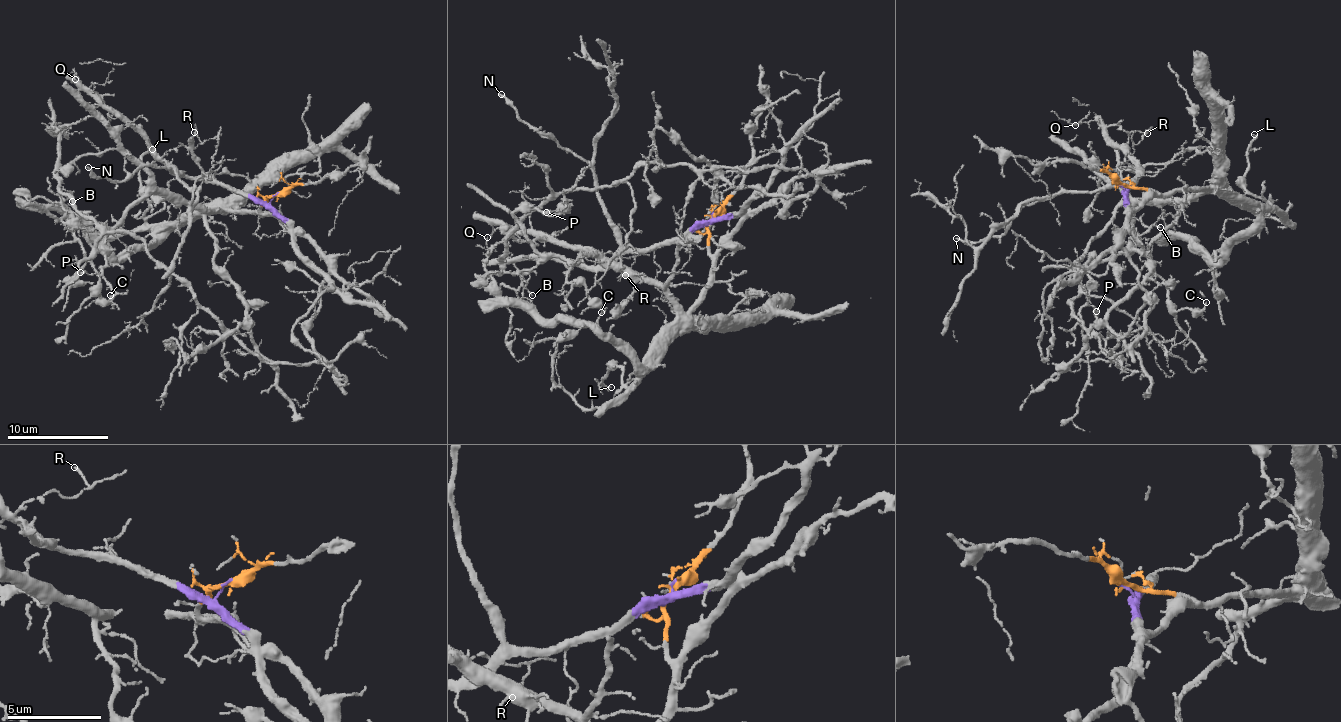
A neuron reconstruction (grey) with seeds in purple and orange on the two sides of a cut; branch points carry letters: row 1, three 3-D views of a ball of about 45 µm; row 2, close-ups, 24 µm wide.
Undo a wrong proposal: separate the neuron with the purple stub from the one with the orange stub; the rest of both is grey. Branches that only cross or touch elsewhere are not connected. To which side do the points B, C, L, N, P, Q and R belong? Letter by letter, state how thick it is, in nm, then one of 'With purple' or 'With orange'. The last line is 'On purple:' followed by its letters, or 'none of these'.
B: Thickness 80 nm. With orange
C: Thickness 170 nm. With orange
L: Thickness 180 nm. With orange
N: Thickness 190 nm. With purple
P: Thickness 200 nm. With orange
Q: Thickness 120 nm. With purple
R: Thickness 120 nm. With purple
On purple: N, Q, R

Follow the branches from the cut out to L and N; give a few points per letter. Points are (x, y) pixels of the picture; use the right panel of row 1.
L: (1118, 183), (1174, 195), (1197, 190), (1241, 197), (1266, 207), (1268, 204), (1247, 189), (1247, 151), (1253, 133)
N: (1117, 184), (1126, 190), (1123, 193), (1134, 182), (1045, 196), (1019, 210), (997, 238), (965, 244), (955, 237)

